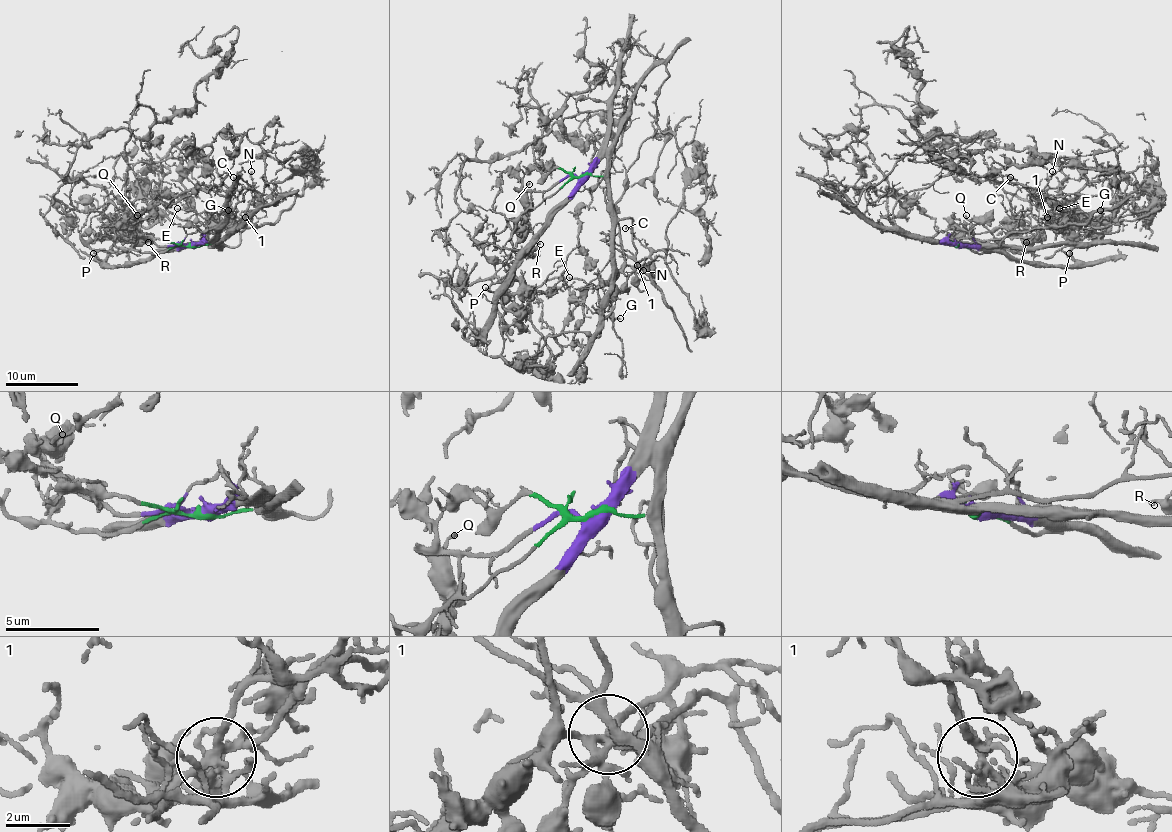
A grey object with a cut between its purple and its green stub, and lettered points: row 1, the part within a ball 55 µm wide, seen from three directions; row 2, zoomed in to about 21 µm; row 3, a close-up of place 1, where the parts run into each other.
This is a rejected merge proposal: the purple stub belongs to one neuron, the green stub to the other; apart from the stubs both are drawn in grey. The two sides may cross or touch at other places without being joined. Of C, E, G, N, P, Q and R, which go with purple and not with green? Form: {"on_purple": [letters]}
{"on_purple": ["P", "Q", "R"]}

